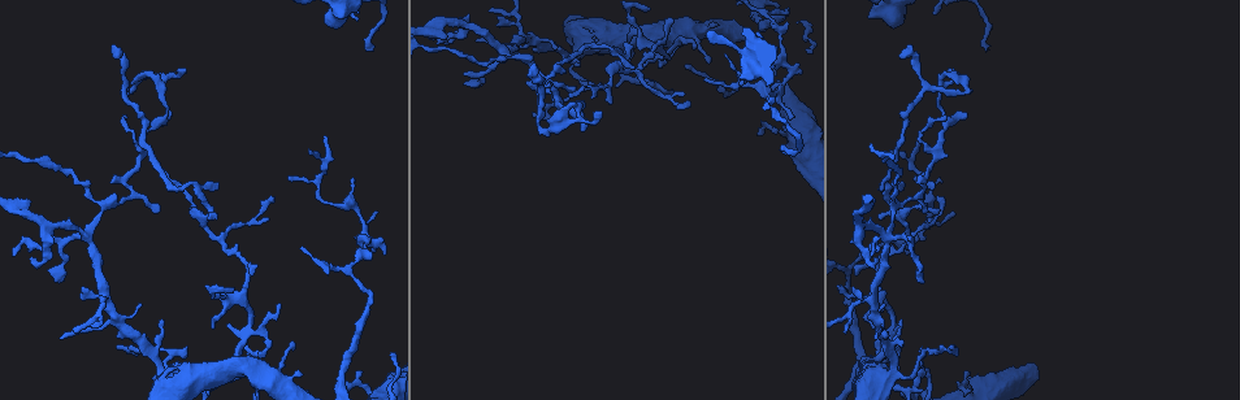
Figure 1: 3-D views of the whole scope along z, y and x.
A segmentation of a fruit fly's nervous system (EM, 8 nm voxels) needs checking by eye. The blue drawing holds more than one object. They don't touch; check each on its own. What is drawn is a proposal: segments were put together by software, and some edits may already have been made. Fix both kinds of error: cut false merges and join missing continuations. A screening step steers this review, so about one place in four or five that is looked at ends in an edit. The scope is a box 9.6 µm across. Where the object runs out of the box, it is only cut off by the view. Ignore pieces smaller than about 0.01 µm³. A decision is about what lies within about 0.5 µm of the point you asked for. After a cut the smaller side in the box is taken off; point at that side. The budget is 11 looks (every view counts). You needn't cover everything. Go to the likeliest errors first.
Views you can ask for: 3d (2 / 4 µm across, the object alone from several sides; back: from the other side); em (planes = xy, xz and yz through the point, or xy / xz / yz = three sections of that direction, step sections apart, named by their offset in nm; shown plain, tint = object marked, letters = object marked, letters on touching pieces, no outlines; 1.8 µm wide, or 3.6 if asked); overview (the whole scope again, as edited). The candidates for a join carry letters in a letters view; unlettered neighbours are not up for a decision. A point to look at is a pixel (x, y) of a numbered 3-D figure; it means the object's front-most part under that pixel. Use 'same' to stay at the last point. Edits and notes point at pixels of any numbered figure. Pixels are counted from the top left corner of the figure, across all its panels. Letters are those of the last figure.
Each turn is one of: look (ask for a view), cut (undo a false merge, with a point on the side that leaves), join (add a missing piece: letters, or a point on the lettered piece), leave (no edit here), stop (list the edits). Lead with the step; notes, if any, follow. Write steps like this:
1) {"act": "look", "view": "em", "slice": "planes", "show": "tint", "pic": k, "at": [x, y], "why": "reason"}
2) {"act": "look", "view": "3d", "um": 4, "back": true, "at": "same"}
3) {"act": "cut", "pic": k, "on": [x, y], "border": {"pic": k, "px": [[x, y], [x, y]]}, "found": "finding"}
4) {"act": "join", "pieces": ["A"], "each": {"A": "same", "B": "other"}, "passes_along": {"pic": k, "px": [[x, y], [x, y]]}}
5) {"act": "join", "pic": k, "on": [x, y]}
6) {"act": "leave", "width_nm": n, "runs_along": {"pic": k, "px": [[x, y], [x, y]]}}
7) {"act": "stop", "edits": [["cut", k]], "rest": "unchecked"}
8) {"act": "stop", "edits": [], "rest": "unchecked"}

{"act": "look", "view": "em", "slice": "planes", "show": "letters", "pic": 1, "at": [365, 243], "why": "narrows sharply"}

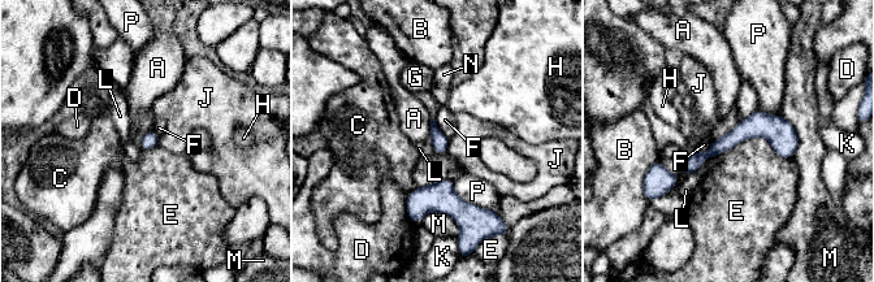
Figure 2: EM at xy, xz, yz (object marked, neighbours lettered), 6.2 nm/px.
{"act": "leave", "longest_contact_nm": ["E", 440], "each": {"A": "other", "B": "other", "C": "other", "D": "other", "E": "other", "F": "other", "G": "other", "H": "other", "J": "other", "K": "other", "L": "other", "M": "other", "N": "other", "P": "other"}, "border": {"pic": 2, "px": [[721, 153], [764, 137], [792, 159]]}, "found": "all the same cell"}

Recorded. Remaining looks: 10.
{"act": "look", "view": "3d", "um": 4, "pic": 1, "at": [854, 288], "why": "branch stops here"}

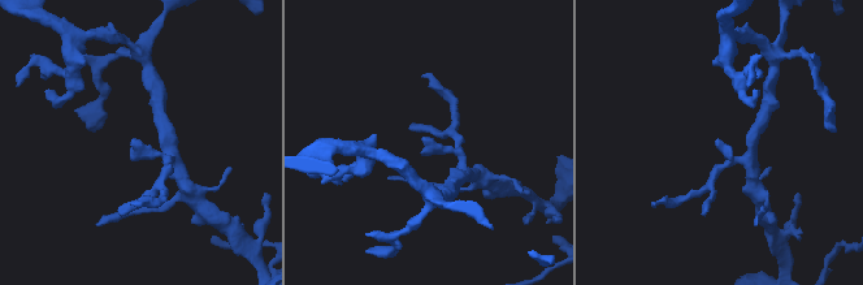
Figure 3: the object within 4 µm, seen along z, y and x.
{"act": "look", "view": "em", "slice": "planes", "show": "tint", "pic": 3, "at": [139, 140], "why": "need the tissue"}

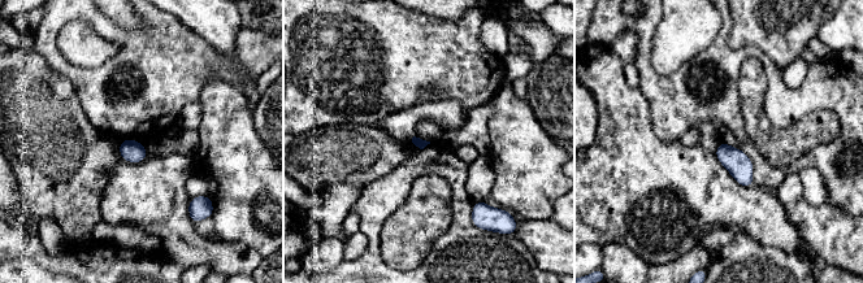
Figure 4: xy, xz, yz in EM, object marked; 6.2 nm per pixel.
{"act": "look", "view": "em", "slice": "planes", "show": "letters", "at": "same"}

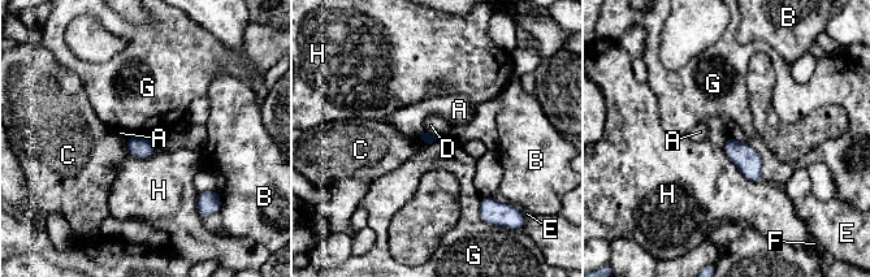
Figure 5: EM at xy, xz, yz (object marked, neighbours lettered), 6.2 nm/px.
{"act": "leave", "each": {"A": "other", "B": "other", "C": "other", "D": "other", "E": "other", "F": "other", "G": "other", "H": "other"}, "border": {"pic": 5, "px": [[421, 130], [438, 137]]}, "found": "none of them fits"}

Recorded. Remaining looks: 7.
{"act": "look", "view": "3d", "um": 4, "pic": 1, "at": [989, 50], "why": "an open end"}

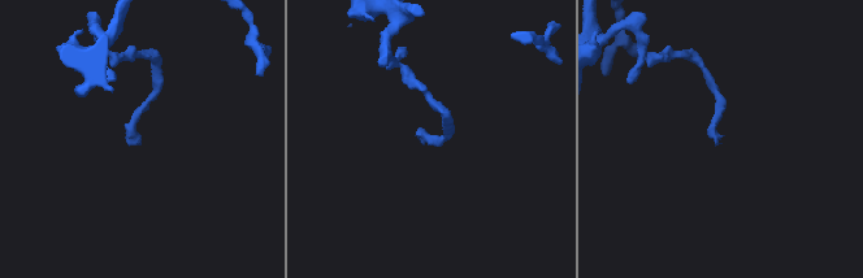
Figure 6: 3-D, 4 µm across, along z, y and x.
{"act": "look", "view": "em", "um": 3.6, "slice": "yz", "step": 4, "show": "letters", "pic": 6, "at": [141, 144], "why": "now the EM"}

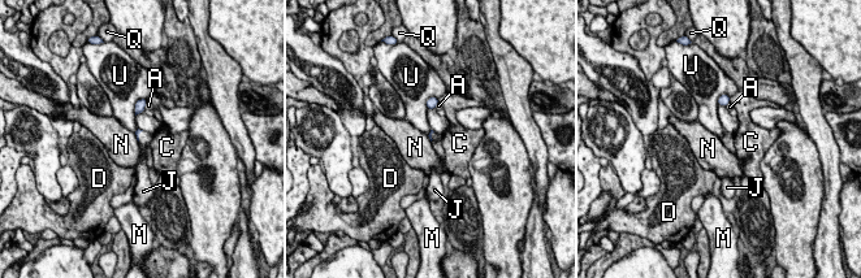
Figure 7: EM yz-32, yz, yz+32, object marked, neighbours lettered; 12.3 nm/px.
{"act": "join", "pieces": ["J"], "longest_contact_nm": ["U", 260], "each": {"A": "other", "C": "other", "D": "other", "J": "same", "M": "other", "N": "other", "Q": "other", "U": "other"}, "found": "the cell continues"}

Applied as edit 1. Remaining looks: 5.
{"act": "look", "view": "3d", "um": 4, "pic": 1, "at": [694, 45], "why": "thin end"}

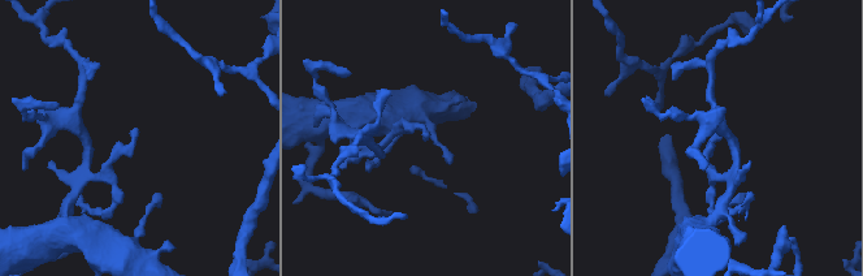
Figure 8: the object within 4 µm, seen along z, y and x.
{"act": "look", "view": "em", "slice": "yz", "step": 4, "show": "tint", "pic": 8, "at": [423, 133]}

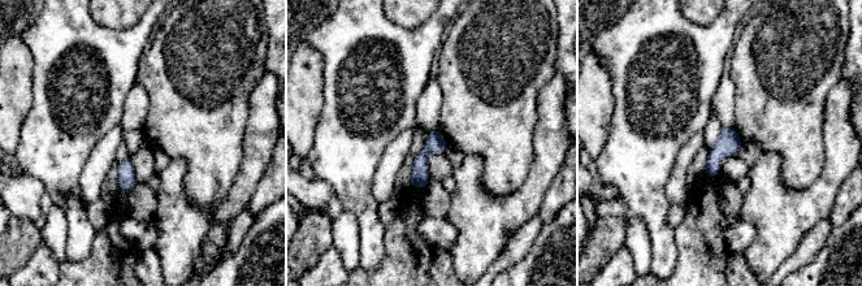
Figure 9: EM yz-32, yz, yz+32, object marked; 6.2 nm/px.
{"act": "look", "view": "em", "slice": "planes", "show": "letters", "at": "same"}

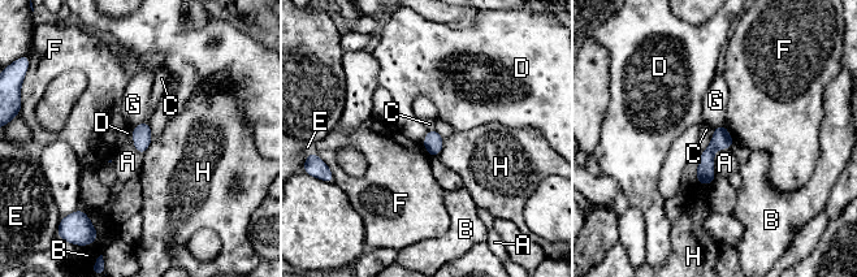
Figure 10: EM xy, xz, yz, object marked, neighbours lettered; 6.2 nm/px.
{"act": "leave", "each": {"A": "other", "B": "other", "C": "other", "D": "other", "E": "other", "F": "other", "G": "other", "H": "other"}, "found": "no lettered piece goes on from it"}

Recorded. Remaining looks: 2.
{"act": "stop", "edits": [["join", 7]], "rest": "unchecked"}

